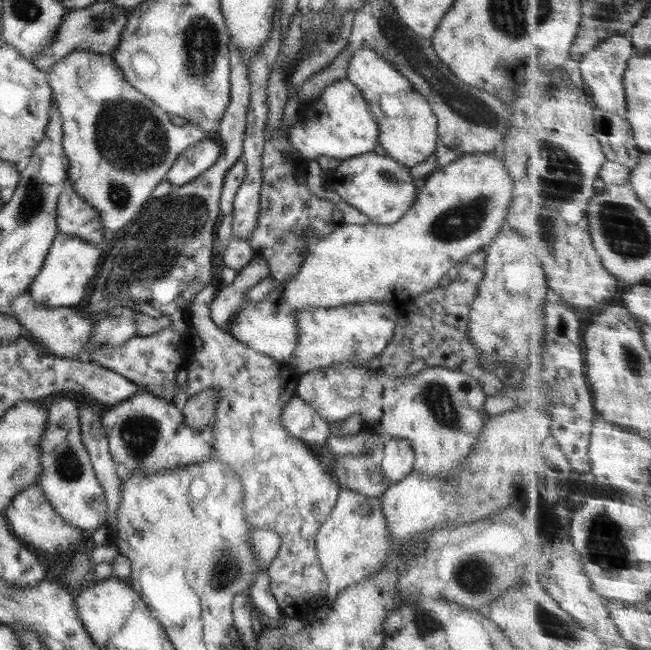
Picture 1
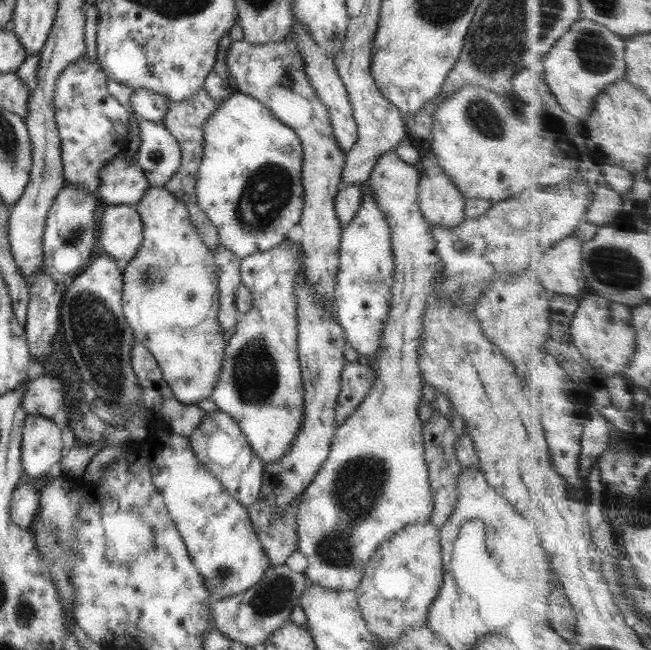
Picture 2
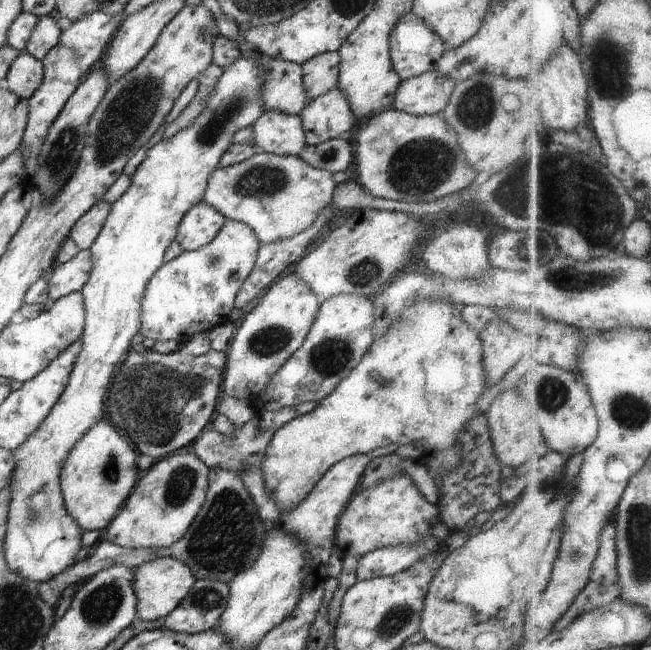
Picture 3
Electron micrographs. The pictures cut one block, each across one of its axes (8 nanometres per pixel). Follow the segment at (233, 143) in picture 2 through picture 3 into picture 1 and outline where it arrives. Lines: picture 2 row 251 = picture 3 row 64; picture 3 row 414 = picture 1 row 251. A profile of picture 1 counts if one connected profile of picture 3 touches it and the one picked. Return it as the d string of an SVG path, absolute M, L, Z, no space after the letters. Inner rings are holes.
M55 233L46 250L39 272L33 277L26 291L33 299L34 305L45 308L76 307L85 300L89 287L95 277L101 247L75 236Z

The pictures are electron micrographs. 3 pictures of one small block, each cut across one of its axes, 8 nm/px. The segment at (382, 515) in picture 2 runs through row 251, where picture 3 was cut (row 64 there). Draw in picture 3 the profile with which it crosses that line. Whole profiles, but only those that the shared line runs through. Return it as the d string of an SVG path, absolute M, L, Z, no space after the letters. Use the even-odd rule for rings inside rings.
M411 11L397 20L389 33L388 39L391 66L401 81L434 71L437 59L445 51L445 45L441 38Z

